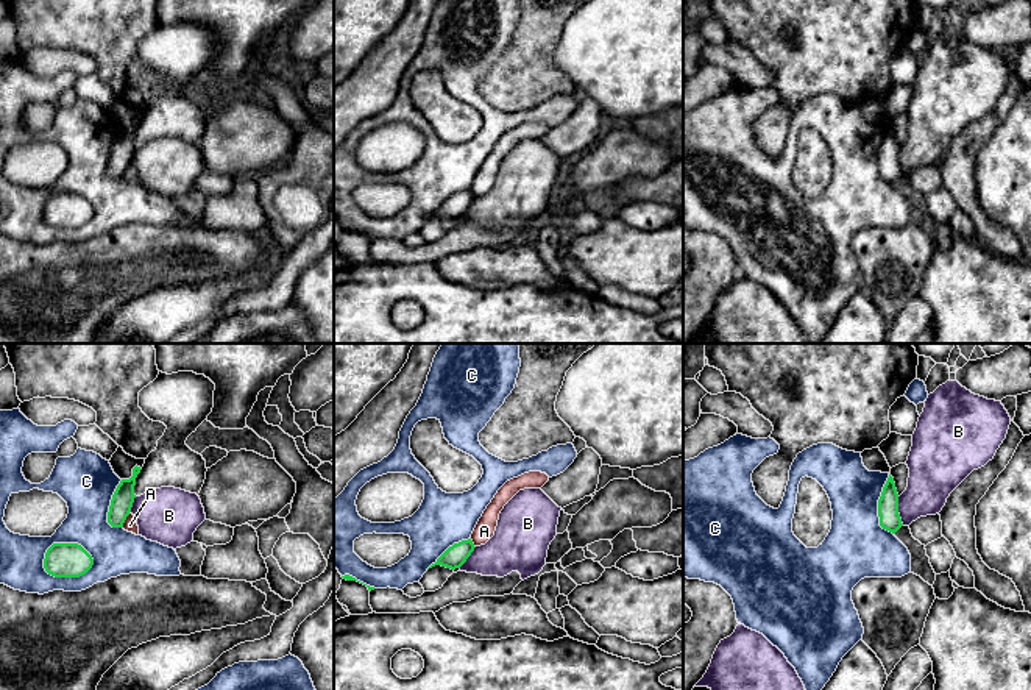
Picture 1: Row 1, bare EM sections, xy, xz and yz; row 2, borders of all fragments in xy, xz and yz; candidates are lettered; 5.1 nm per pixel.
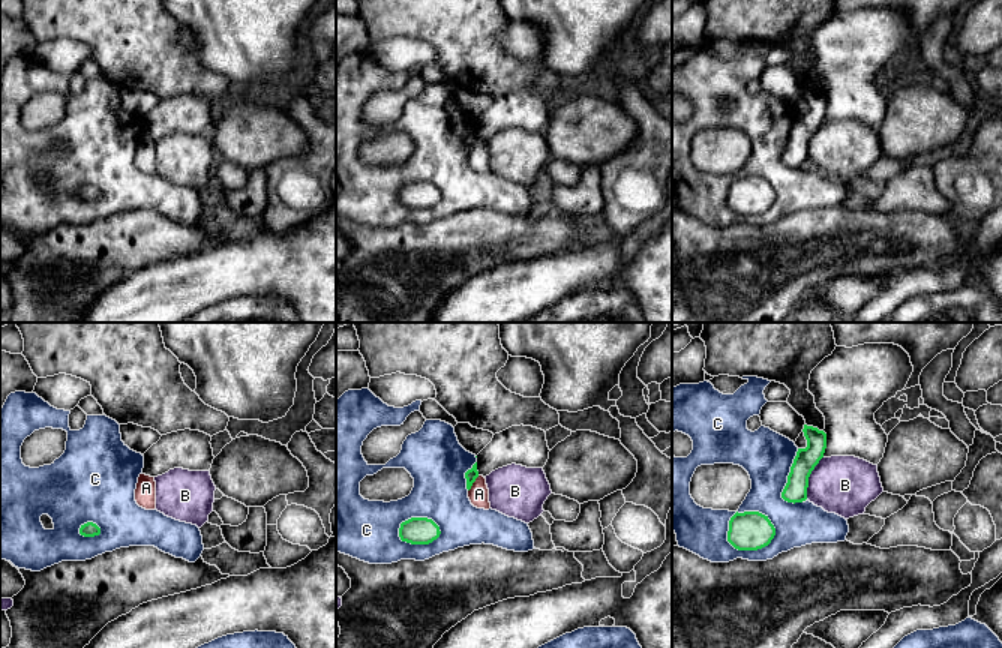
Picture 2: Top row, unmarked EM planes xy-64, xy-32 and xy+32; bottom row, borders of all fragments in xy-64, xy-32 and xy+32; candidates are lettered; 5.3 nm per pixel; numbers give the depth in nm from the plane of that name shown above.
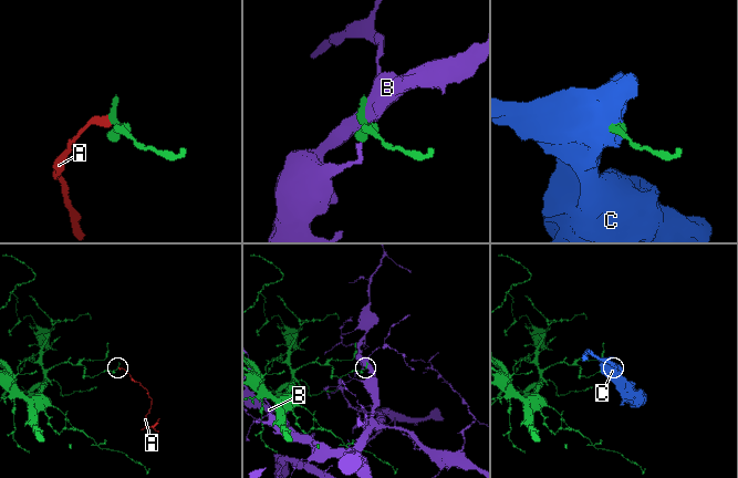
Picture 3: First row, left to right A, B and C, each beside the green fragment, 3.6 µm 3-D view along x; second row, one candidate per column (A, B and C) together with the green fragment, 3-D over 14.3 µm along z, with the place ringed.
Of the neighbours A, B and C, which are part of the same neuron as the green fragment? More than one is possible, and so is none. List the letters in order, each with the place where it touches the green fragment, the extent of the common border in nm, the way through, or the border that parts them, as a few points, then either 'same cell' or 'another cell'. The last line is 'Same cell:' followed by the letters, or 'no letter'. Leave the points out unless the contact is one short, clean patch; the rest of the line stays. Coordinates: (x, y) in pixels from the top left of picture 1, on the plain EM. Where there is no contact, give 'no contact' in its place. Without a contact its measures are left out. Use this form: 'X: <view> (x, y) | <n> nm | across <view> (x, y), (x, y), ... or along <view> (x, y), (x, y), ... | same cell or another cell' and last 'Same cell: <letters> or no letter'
A: xy (125, 169) | 100 nm | along xy (130, 161), (122, 177) | another cell
B: yz (897, 161) | 160 nm | another cell
C: xy (64, 227) | 280 nm | another cell
Same cell: no letter

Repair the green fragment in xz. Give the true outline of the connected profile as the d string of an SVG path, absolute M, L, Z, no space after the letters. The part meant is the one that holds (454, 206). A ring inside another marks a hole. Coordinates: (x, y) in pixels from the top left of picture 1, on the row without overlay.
M471 189L454 194L429 219L435 215L441 215L451 220L460 219L466 212L466 209L471 206L474 198L476 197Z

